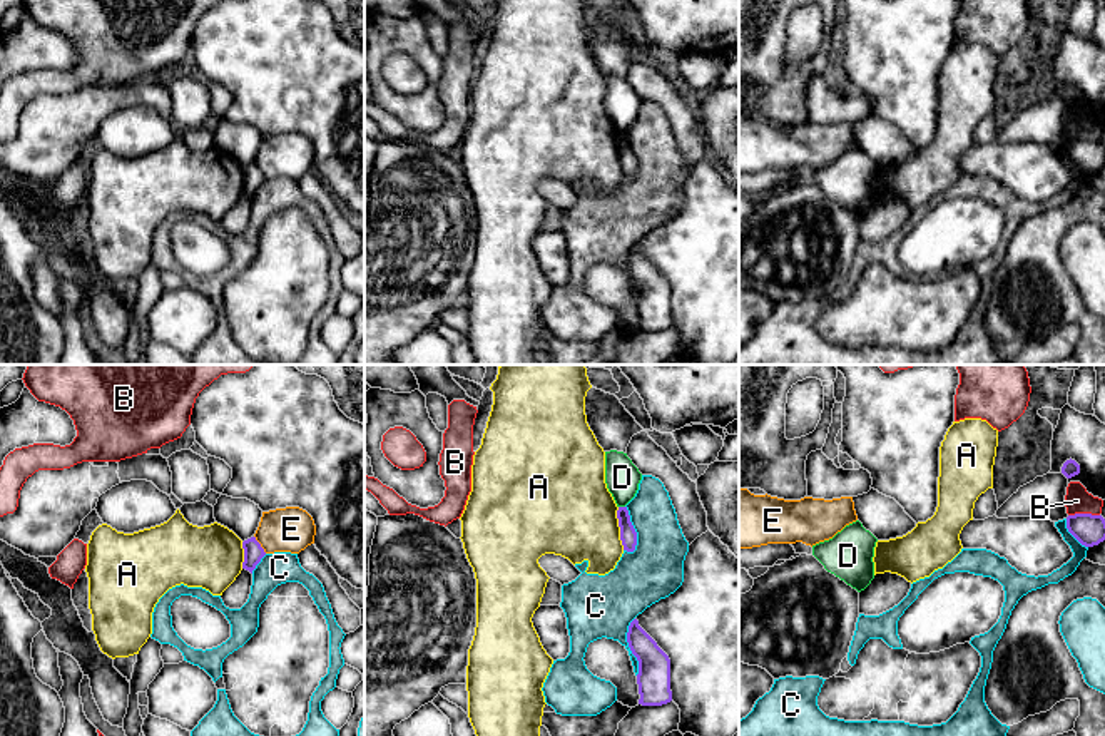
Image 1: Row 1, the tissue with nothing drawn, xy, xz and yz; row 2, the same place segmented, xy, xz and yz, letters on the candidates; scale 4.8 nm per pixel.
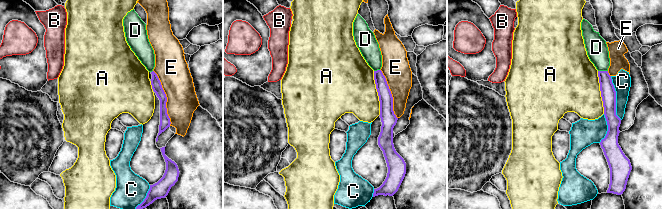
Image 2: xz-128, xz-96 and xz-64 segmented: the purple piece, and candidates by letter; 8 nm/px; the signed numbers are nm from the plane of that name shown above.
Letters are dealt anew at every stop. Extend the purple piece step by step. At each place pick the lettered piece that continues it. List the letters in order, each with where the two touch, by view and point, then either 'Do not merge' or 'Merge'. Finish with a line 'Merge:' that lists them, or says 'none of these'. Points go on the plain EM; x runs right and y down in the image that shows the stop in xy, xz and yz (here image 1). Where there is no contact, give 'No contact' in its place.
A: Touches purple at xz (621, 154). Do not merge
B: Touches purple at yz (1084, 139). Do not merge
C: Touches purple at xz (629, 271). Do not merge
D: Touches purple at xz (622, 132). Do not merge
E: Touches purple at xy (259, 169). Do not merge
Merge: none of these

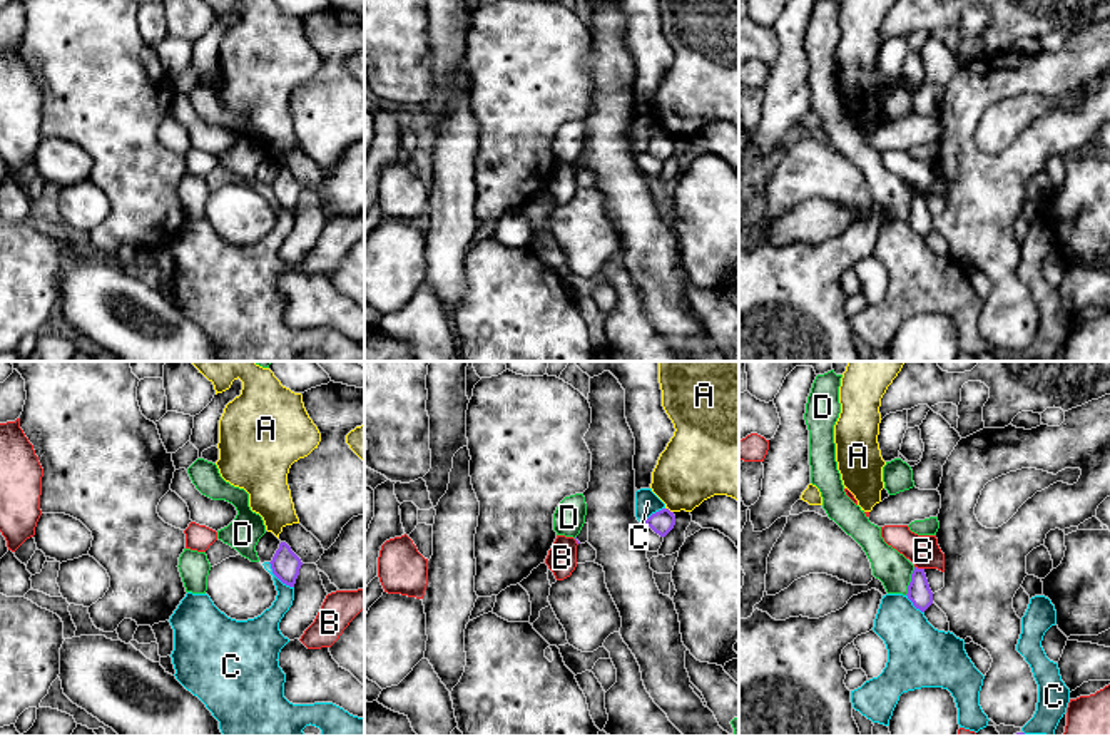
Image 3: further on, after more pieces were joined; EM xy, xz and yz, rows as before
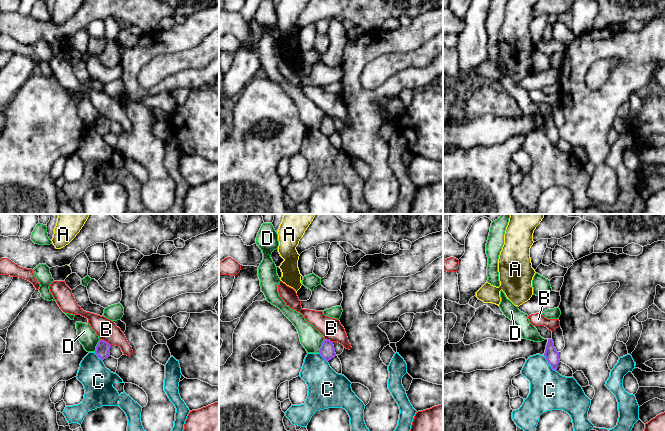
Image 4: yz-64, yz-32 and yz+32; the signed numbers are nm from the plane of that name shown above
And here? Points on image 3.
A: Touches purple at xz (667, 134). Do not merge
B: Touches purple at yz (920, 194). Do not merge
C: Touches purple at xy (278, 203). Do not merge
D: Touches purple at yz (911, 206). Do not merge
Merge: none of these

